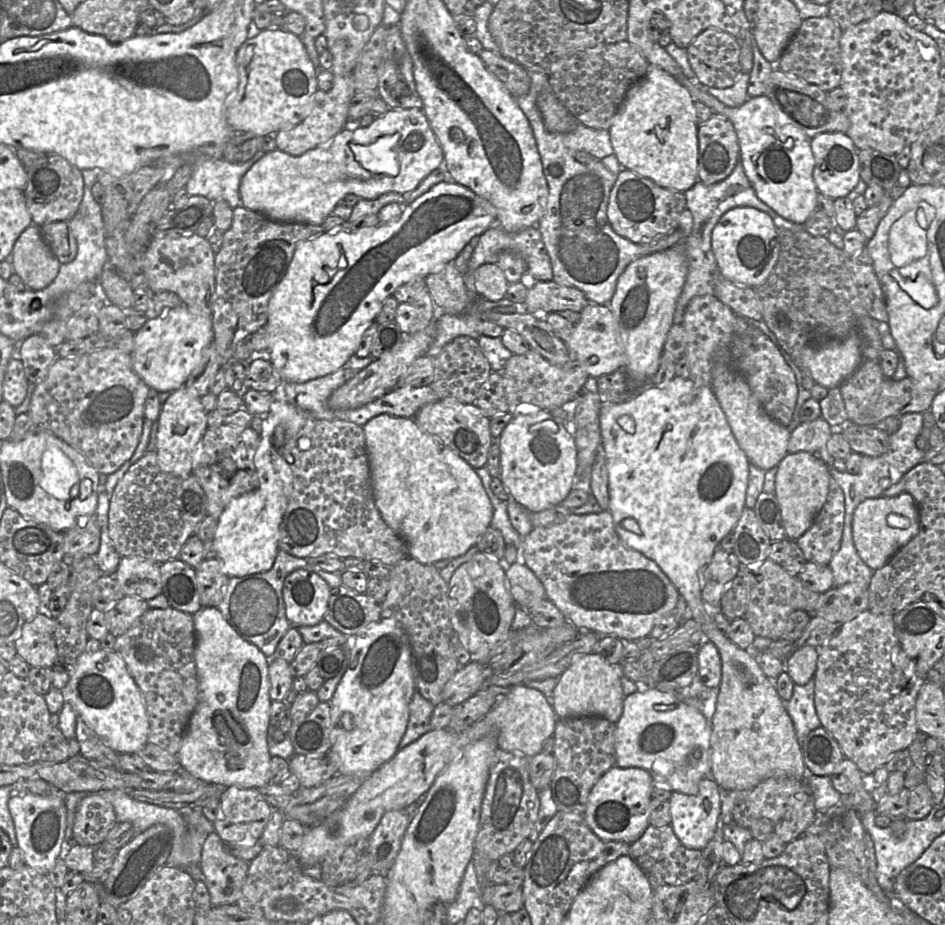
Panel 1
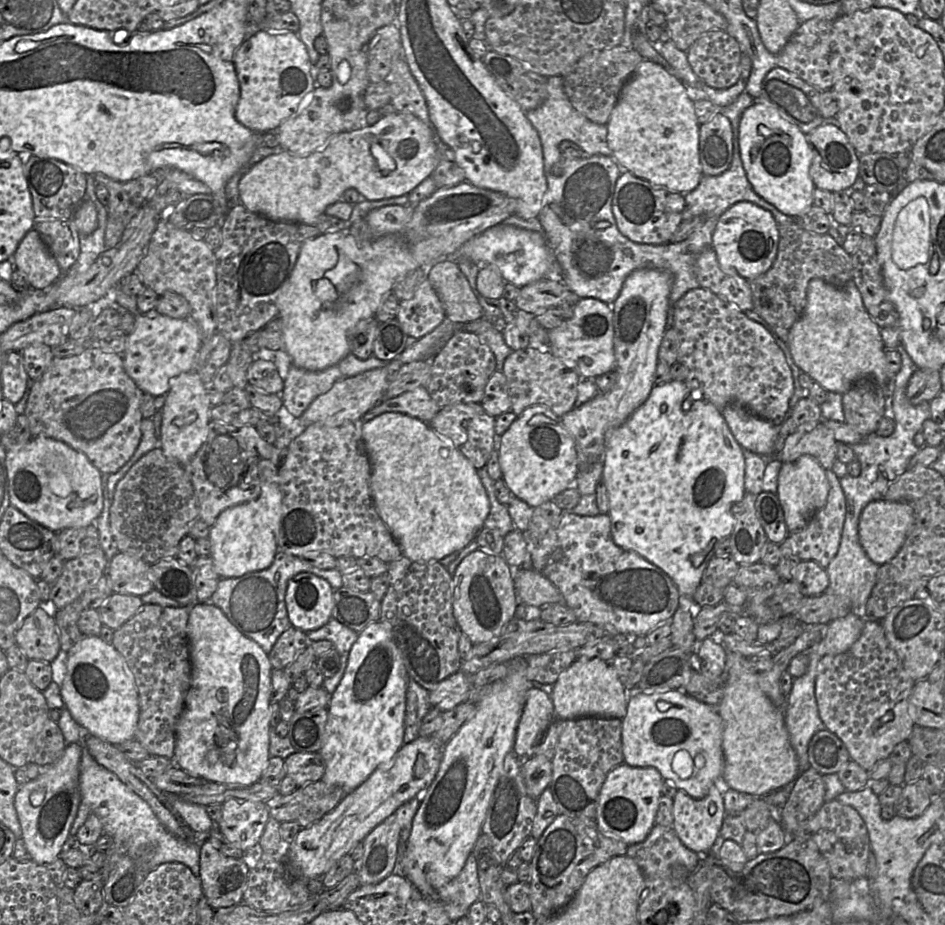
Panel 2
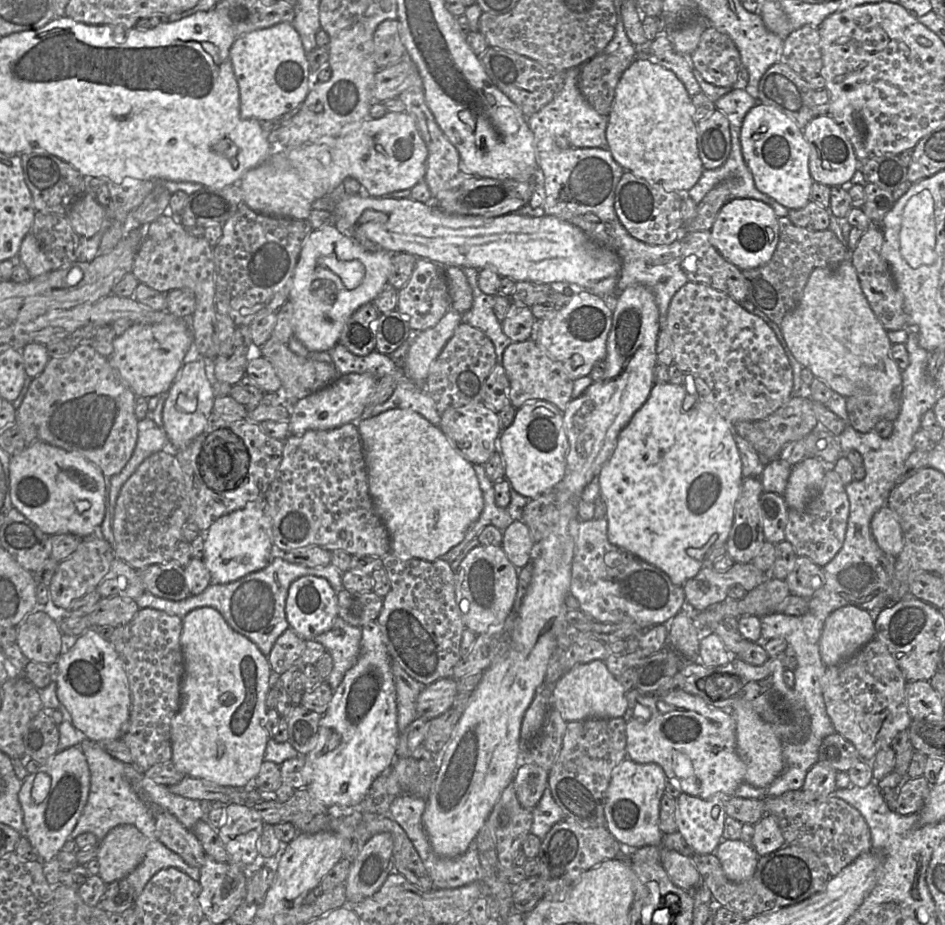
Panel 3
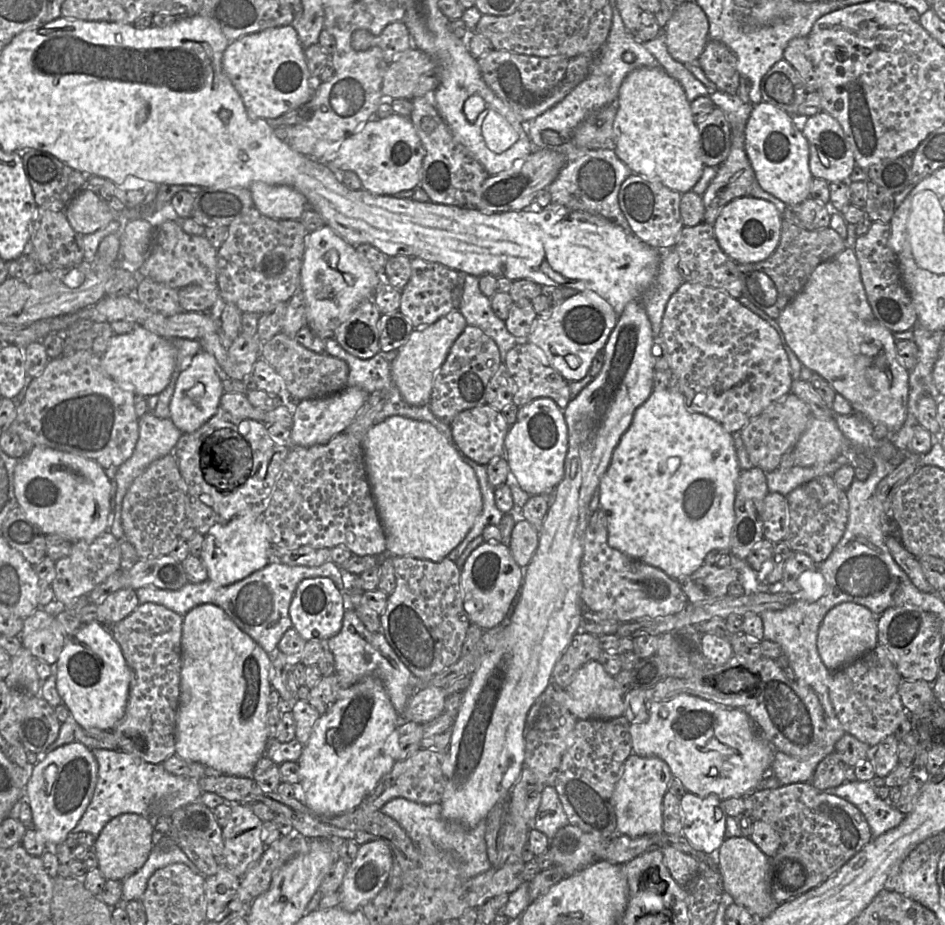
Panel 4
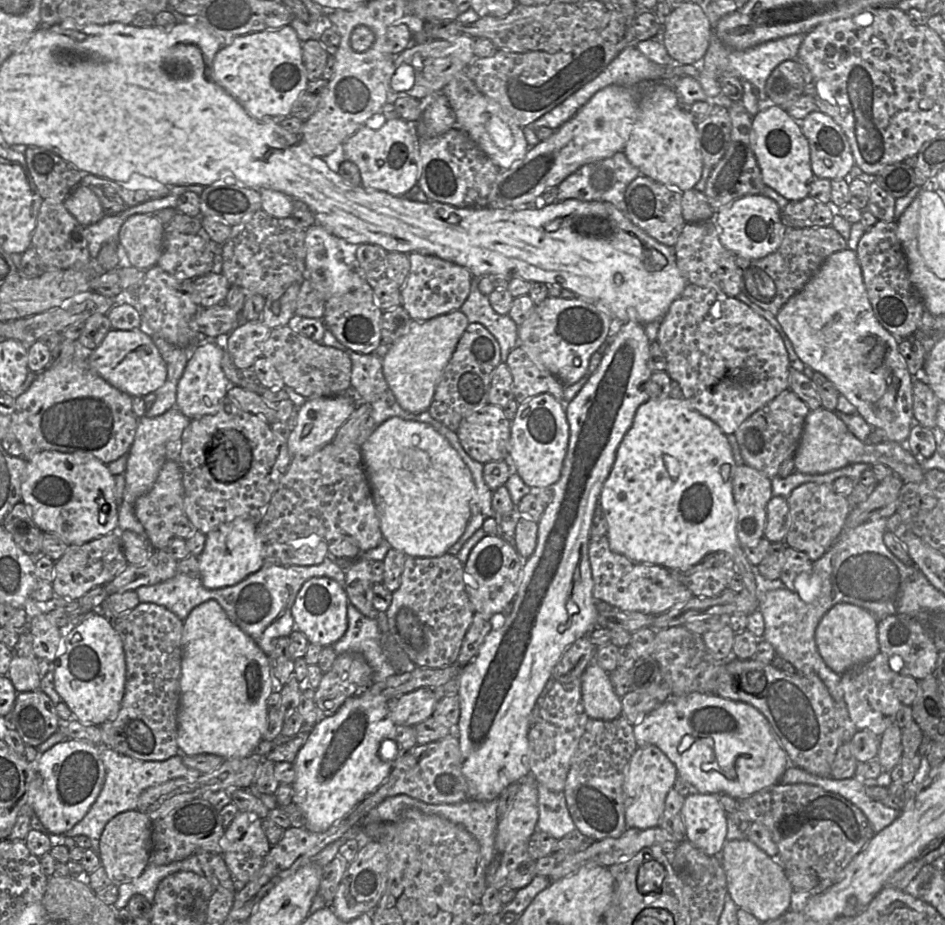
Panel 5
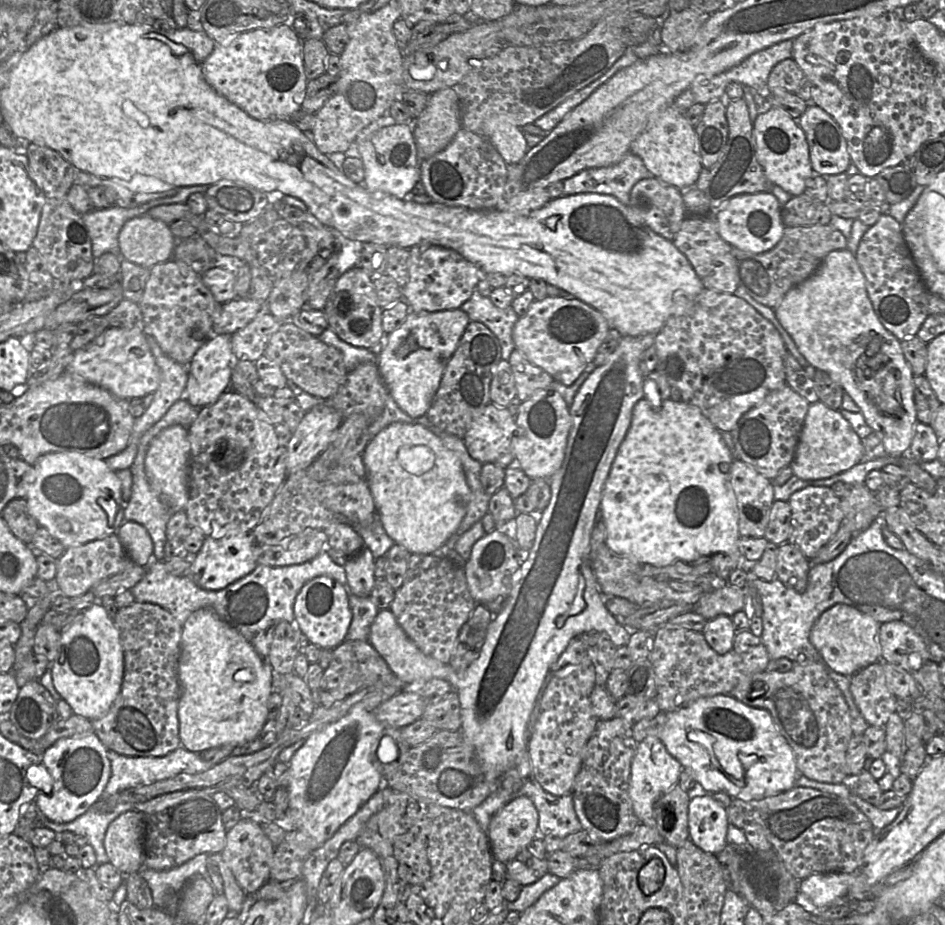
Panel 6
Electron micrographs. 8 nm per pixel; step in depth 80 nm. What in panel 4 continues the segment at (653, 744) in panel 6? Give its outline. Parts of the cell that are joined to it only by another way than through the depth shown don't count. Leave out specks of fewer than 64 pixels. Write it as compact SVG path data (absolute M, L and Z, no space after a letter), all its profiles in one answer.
M631 754L627 758L612 795L618 835L638 837L663 832L662 802L671 777L668 764L658 757Z

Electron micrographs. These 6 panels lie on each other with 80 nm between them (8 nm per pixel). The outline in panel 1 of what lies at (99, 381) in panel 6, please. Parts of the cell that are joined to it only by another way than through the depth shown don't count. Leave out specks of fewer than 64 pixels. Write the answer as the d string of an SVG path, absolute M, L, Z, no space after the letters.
M185 305L170 309L163 315L148 319L134 335L134 349L130 353L135 373L158 393L173 392L183 387L191 373L199 366L203 351L212 344L214 331L212 317L192 313Z

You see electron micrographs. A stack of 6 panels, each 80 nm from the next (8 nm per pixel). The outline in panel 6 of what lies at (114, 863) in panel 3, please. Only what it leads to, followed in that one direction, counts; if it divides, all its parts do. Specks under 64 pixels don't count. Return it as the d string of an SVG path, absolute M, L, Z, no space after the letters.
M131 810L114 819L107 828L104 848L111 863L127 876L144 868L144 814Z

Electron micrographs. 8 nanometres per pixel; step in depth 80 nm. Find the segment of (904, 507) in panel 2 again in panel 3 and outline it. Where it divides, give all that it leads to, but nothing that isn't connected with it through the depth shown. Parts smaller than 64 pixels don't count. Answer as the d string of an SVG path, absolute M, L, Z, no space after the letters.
M888 506L882 507L871 520L871 532L878 546L896 558L904 546L904 536L897 514Z

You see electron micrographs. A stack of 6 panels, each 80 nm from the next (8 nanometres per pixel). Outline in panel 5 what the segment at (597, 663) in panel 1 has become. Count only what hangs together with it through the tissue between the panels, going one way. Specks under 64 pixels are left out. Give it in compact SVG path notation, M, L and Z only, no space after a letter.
M596 662L590 663L581 676L581 694L589 719L613 720L622 714L622 702L612 686L609 673Z

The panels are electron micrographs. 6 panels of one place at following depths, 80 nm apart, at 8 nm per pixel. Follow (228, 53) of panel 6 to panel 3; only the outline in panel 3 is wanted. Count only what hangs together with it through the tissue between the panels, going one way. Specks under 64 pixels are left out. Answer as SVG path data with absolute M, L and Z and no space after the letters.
M279 23L236 38L230 60L240 91L240 115L260 122L275 120L299 108L309 91L309 64L292 24Z

